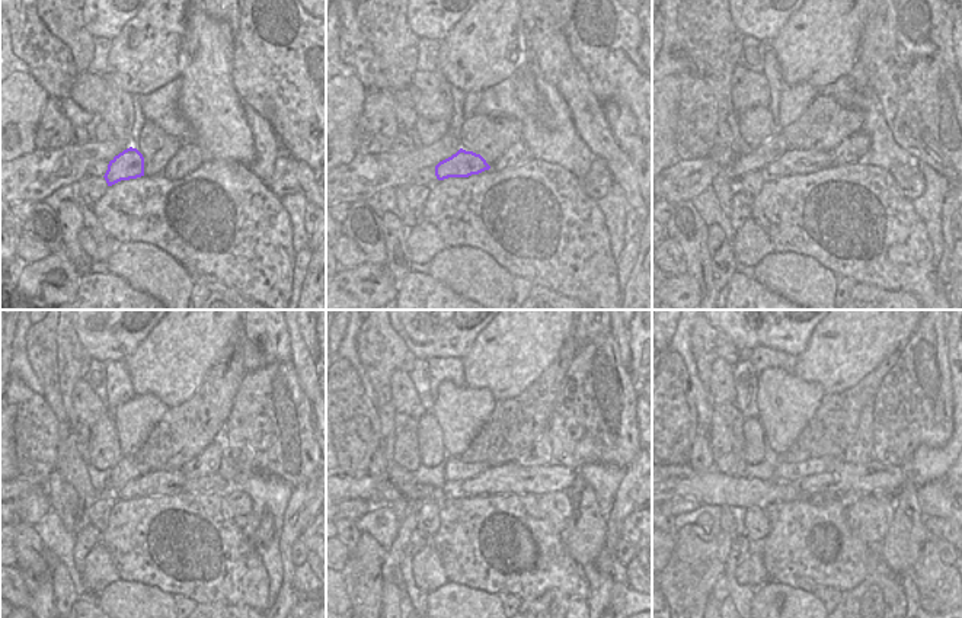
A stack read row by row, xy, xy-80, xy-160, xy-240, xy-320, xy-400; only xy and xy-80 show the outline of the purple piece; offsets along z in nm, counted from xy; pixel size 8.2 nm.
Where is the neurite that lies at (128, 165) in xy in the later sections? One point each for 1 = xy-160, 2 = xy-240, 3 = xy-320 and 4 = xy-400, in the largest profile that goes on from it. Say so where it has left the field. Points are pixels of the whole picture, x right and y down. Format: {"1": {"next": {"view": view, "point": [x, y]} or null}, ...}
{"1": {"next": {"view": "xy-160", "point": [793, 162]}}, "2": {"next": {"view": "xy-240", "point": [154, 483]}}, "3": {"next": {"view": "xy-320", "point": [508, 479]}}, "4": {"next": {"view": "xy-400", "point": [871, 477]}}}

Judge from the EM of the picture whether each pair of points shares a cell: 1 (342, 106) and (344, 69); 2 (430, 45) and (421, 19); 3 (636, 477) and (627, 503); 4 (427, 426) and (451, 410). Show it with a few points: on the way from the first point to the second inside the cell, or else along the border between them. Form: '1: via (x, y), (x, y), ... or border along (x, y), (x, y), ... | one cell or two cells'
1: border along (354, 73), (341, 76) | two cells
2: border along (419, 37), (441, 41) | two cells
3: via (636, 483), (632, 498) | one cell
4: border along (431, 410), (440, 426), (446, 451) | two cells

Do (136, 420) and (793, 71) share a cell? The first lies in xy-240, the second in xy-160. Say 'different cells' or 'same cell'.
different cells

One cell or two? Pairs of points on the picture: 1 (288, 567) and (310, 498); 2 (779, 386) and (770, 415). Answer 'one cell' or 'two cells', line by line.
1: one cell
2: one cell

